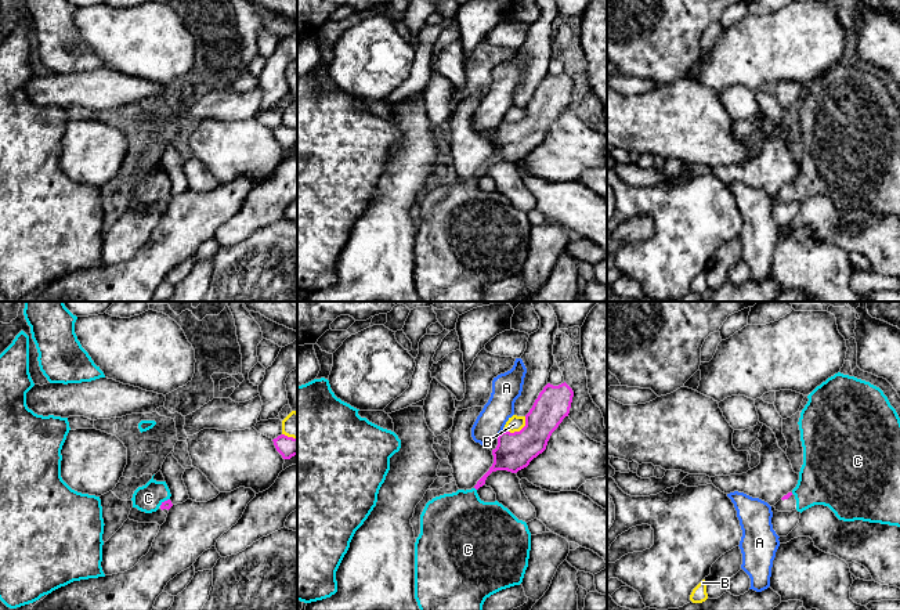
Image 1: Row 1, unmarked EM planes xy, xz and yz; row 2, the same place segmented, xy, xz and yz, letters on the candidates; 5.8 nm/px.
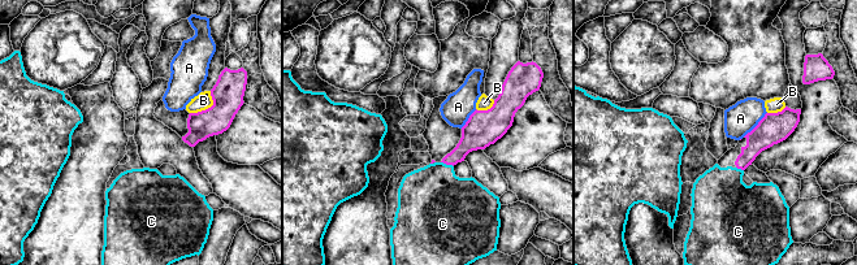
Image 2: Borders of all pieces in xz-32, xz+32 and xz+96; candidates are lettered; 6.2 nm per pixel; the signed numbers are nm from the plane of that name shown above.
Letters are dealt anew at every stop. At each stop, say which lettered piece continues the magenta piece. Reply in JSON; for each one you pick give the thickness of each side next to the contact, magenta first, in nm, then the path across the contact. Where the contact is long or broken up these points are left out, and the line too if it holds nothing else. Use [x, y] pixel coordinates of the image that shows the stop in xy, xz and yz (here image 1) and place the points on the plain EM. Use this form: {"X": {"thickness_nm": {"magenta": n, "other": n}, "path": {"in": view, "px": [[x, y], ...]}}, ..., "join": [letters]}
{"C": {"thickness_nm": {"magenta": 50, "other": 160}, "path": {"in": "xy", "px": [[167, 194], [165, 191], [148, 188]]}}, "join": ["C"]}

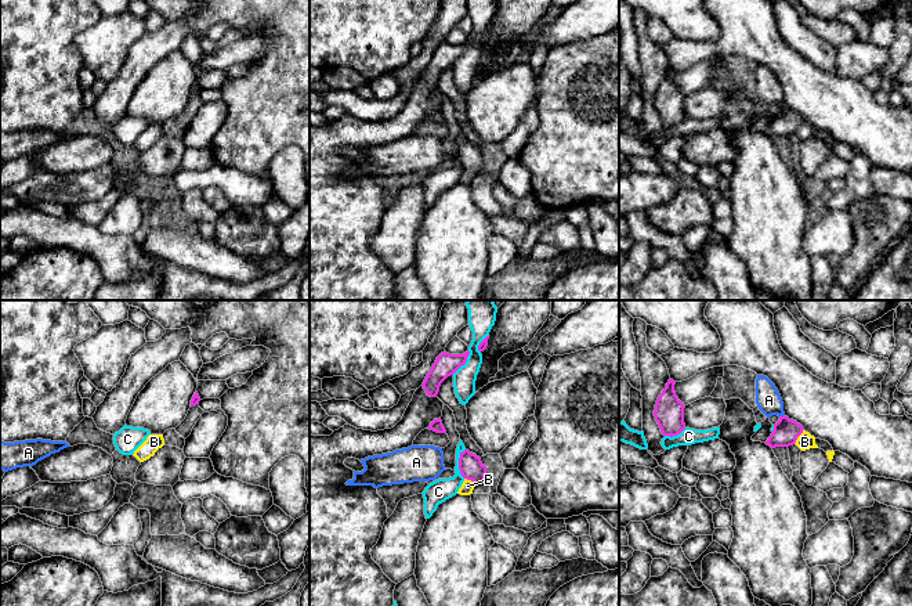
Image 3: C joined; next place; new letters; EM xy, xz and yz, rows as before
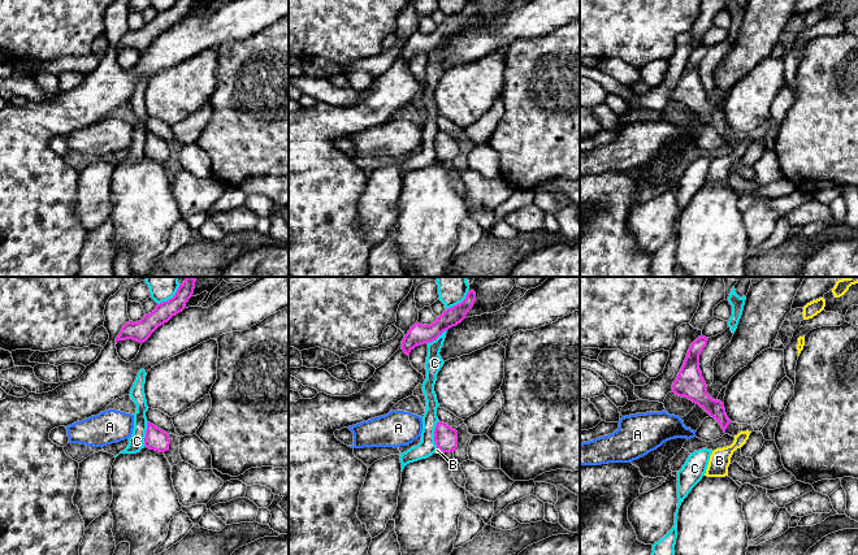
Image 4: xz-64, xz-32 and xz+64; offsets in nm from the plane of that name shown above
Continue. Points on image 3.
{"join": []}

